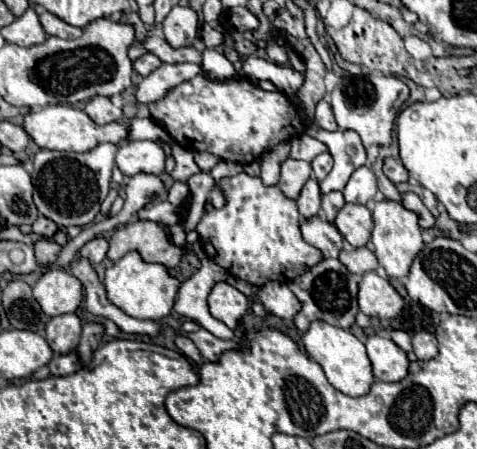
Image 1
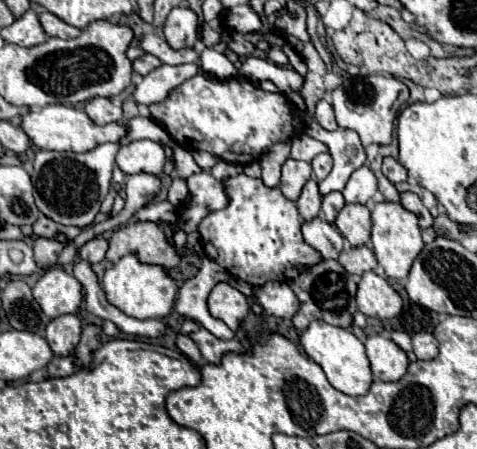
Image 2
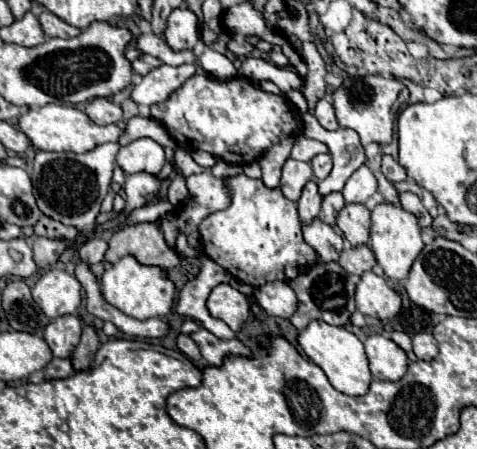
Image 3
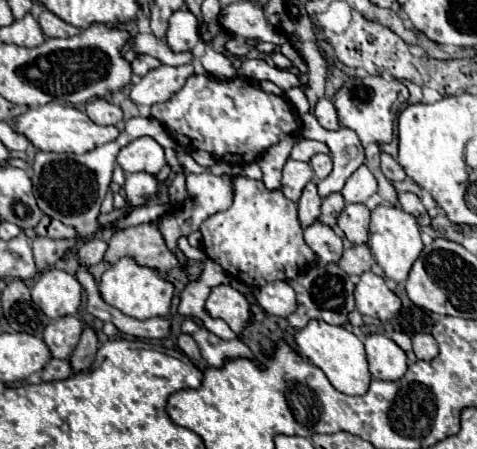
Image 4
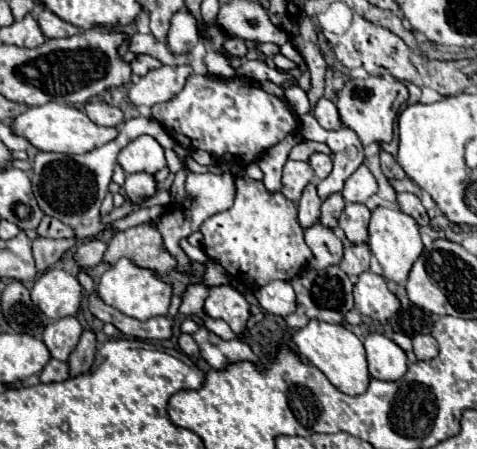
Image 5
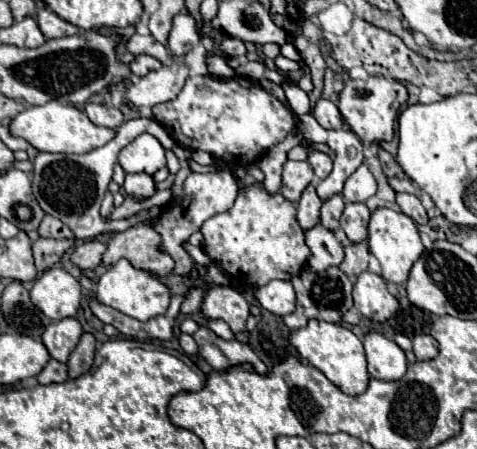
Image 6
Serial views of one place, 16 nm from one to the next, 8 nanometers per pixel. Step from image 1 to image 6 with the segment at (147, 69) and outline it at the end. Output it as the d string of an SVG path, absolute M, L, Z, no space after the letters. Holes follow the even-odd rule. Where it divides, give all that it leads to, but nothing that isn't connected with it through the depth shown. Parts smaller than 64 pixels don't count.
M146 54L136 56L136 58L130 62L130 70L132 70L132 74L136 74L136 76L144 76L144 74L148 74L150 70L156 70L156 68L160 68L160 66L162 66L162 64L160 64L156 58L146 56Z

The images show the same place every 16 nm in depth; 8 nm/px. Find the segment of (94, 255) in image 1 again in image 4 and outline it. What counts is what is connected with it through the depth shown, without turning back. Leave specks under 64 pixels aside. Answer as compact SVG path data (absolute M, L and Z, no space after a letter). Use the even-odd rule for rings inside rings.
M88 238L88 240L84 240L84 242L78 246L78 250L76 250L78 262L82 262L82 264L86 264L86 266L98 264L98 262L104 260L106 248L108 248L108 244L106 244L104 240L100 240L100 238Z

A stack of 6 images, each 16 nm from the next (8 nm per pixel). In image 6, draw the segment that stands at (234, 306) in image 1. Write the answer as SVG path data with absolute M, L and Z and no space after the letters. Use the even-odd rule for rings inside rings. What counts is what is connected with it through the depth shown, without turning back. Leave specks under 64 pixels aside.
M214 286L204 298L202 312L206 318L224 320L234 334L244 332L246 320L250 316L246 298L232 286Z

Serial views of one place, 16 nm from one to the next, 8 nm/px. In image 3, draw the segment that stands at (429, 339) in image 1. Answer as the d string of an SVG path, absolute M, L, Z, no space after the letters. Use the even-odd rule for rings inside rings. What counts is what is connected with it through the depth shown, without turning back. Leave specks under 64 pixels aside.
M418 332L411 339L414 344L414 354L418 356L418 360L432 360L438 356L438 342L432 334Z

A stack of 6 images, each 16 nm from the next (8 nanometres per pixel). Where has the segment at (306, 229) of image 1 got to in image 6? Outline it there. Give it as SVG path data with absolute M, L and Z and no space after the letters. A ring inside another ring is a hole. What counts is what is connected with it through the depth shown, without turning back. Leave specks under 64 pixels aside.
M316 224L314 228L306 230L306 244L312 250L310 256L310 268L312 270L324 270L330 266L338 266L344 258L342 252L342 242L334 236L332 230L324 228L322 224Z

